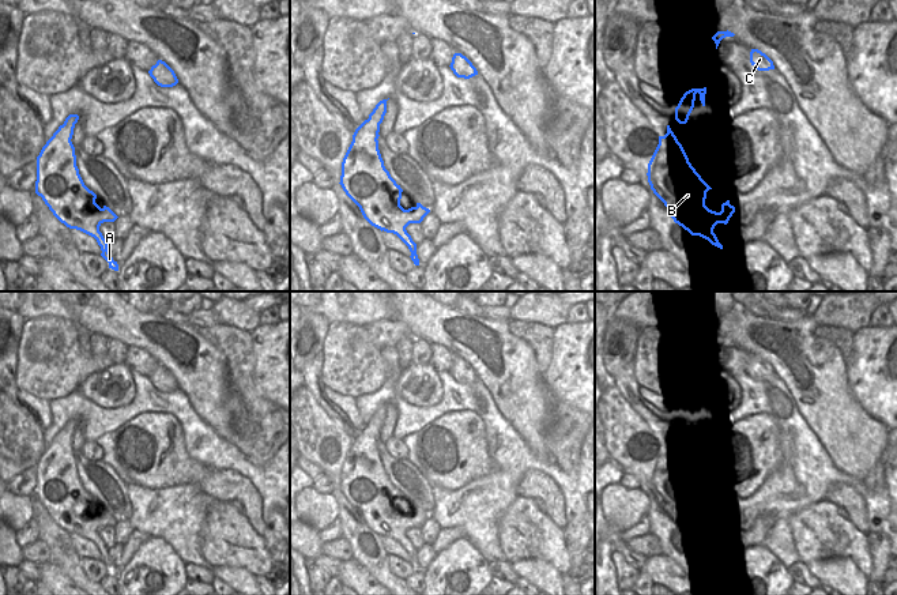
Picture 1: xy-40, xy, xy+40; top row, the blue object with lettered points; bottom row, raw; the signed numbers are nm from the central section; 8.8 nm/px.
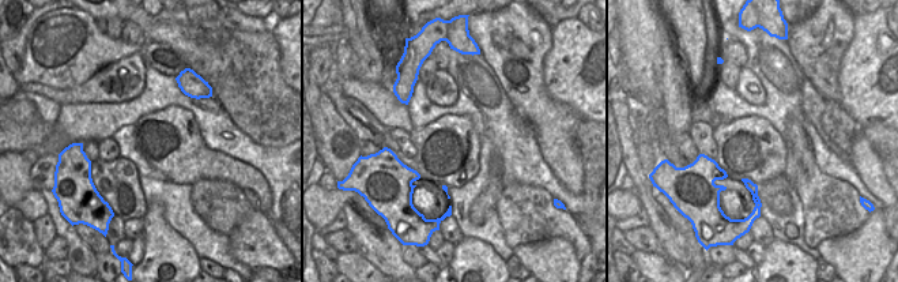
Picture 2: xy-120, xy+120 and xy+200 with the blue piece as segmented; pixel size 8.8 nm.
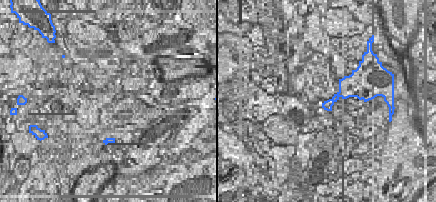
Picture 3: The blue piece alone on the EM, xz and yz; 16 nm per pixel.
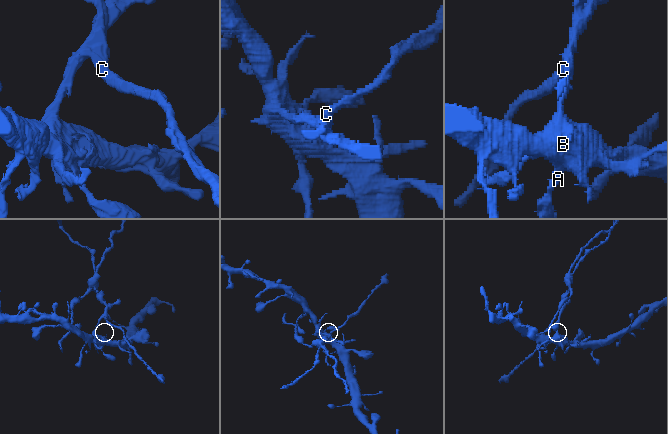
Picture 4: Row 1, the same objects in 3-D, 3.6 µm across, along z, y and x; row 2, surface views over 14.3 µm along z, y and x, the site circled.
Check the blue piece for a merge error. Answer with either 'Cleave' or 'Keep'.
Cleave.

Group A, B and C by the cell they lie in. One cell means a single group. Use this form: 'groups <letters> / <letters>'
groups A B / C

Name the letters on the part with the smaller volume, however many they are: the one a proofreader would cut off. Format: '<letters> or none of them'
C

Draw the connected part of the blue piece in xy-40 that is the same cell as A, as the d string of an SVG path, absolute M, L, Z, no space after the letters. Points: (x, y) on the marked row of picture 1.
M64 123L42 147L37 157L35 193L42 197L53 215L67 227L94 237L101 246L101 256L109 263L109 268L118 271L118 264L110 256L108 242L99 231L103 222L114 222L118 216L106 206L101 208L95 203L97 195L84 185L76 166L75 147L71 139L71 129Z

